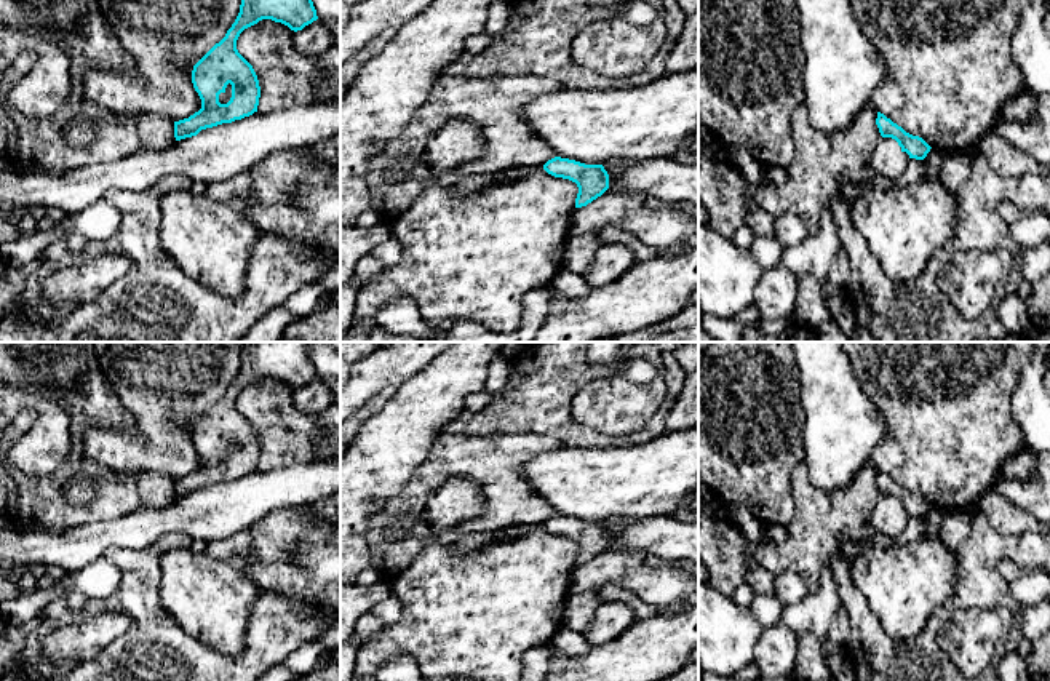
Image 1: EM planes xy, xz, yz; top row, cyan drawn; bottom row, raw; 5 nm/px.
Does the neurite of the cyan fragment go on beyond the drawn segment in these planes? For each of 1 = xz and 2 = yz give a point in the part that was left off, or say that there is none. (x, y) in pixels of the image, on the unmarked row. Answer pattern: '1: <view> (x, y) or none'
1: none
2: none

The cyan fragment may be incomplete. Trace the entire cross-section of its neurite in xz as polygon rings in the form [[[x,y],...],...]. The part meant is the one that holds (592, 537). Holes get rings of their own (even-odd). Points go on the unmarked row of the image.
[[[555,515],[543,523],[555,534],[577,542],[575,566],[587,564],[609,547],[609,532],[603,523],[585,523],[575,518]]]

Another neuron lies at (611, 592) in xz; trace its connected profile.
[[[617,583],[603,585],[598,588],[598,596],[601,603],[620,601],[626,604],[634,612],[636,620],[646,619],[652,614],[652,607],[649,604],[641,601],[633,591]]]

